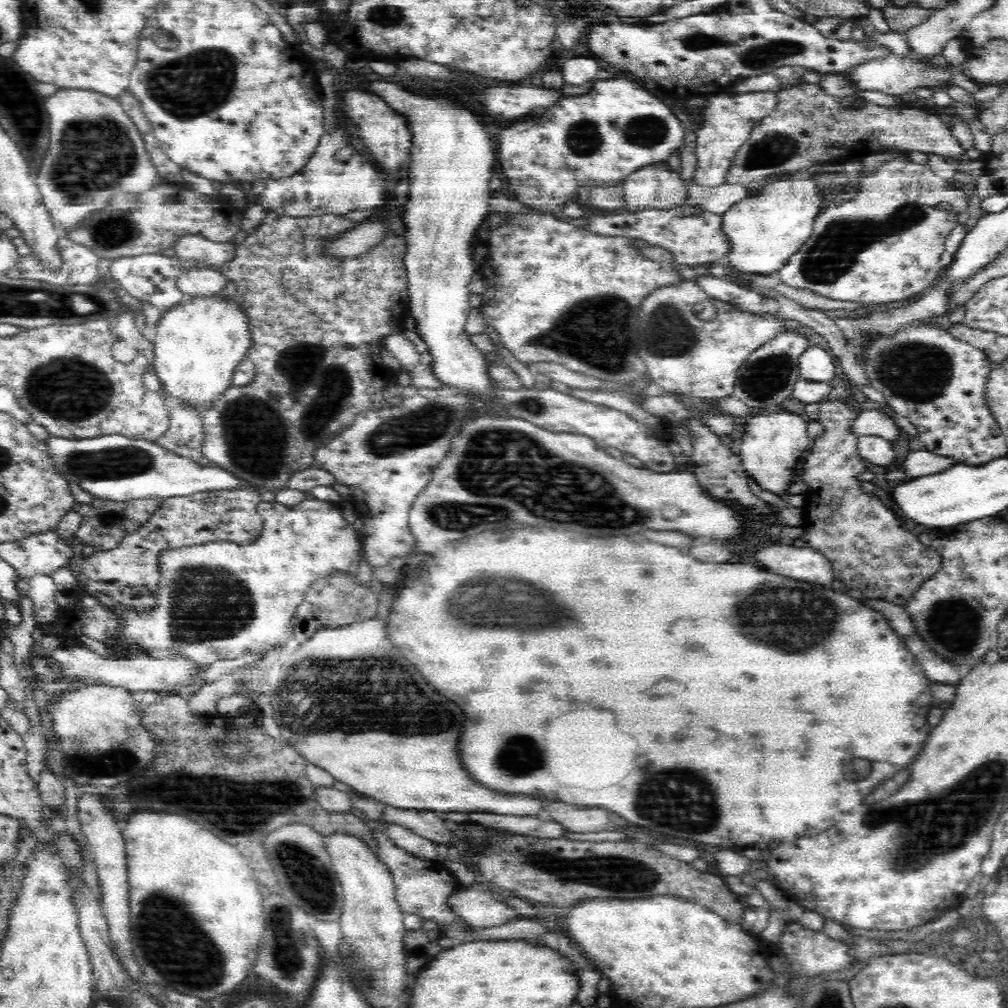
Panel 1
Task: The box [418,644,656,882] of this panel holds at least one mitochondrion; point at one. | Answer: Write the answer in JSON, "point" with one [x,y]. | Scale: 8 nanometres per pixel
{"point":[524,760]}

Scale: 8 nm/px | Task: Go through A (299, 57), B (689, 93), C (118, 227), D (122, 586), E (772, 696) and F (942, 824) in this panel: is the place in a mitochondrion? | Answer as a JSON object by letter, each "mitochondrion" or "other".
{"A":"other","B":"other","C":"mitochondrion","D":"mitochondrion","E":"other","F":"mitochondrion"}

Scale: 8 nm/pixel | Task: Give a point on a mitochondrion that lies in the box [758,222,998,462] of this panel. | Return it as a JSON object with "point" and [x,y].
{"point":[918,372]}

